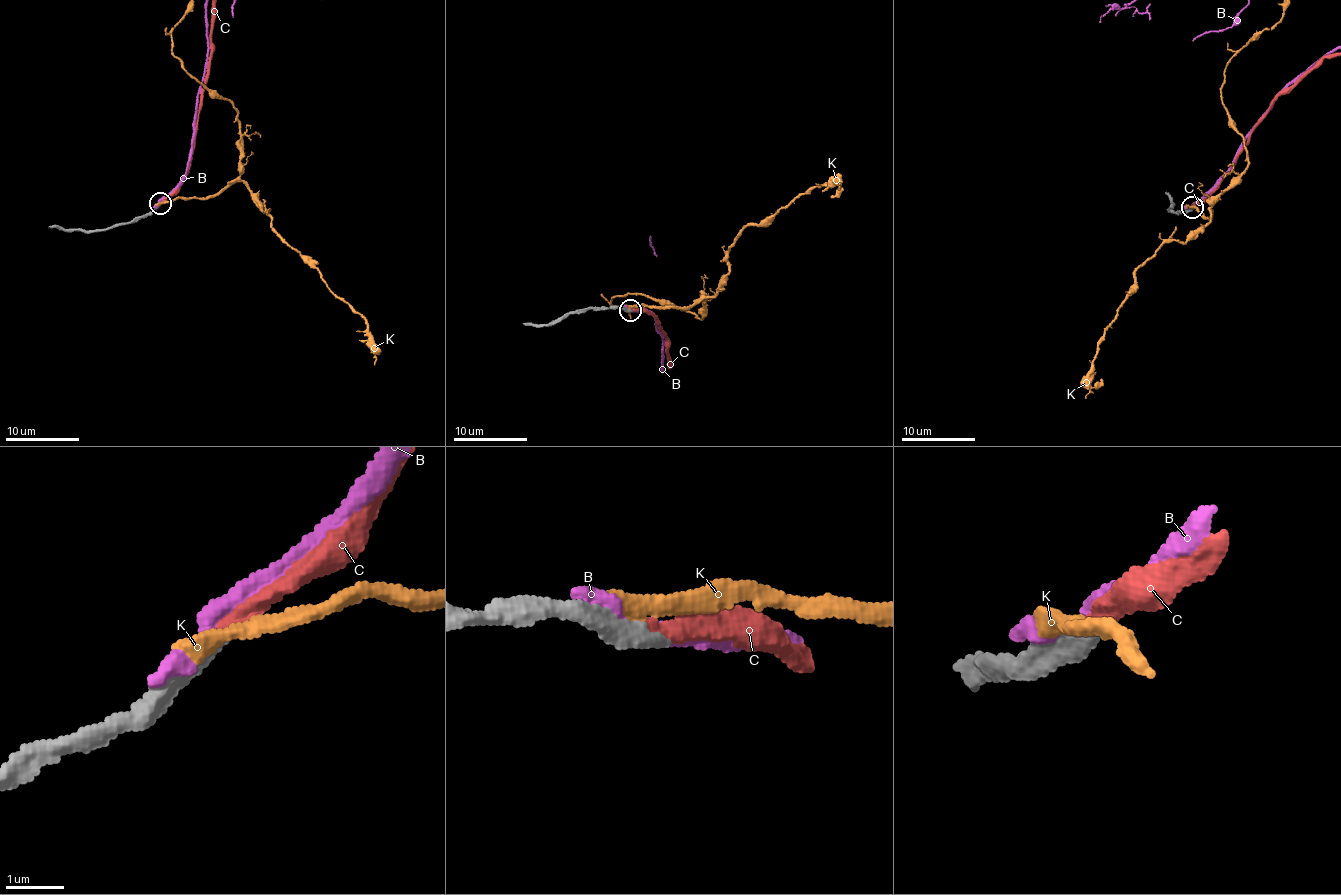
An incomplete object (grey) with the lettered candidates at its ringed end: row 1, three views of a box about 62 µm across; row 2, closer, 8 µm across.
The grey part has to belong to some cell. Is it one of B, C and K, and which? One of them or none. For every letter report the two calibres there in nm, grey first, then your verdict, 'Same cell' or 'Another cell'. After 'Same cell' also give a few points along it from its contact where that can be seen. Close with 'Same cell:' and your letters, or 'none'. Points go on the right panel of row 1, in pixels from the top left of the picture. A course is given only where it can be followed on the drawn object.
B: Thickness 380 nm (grey) against 380 nm. Another cell
C: Thickness 280 nm (grey) against 280 nm. Same cell
K: Thickness 360 nm (grey) against 360 nm. Another cell
Same cell: C

